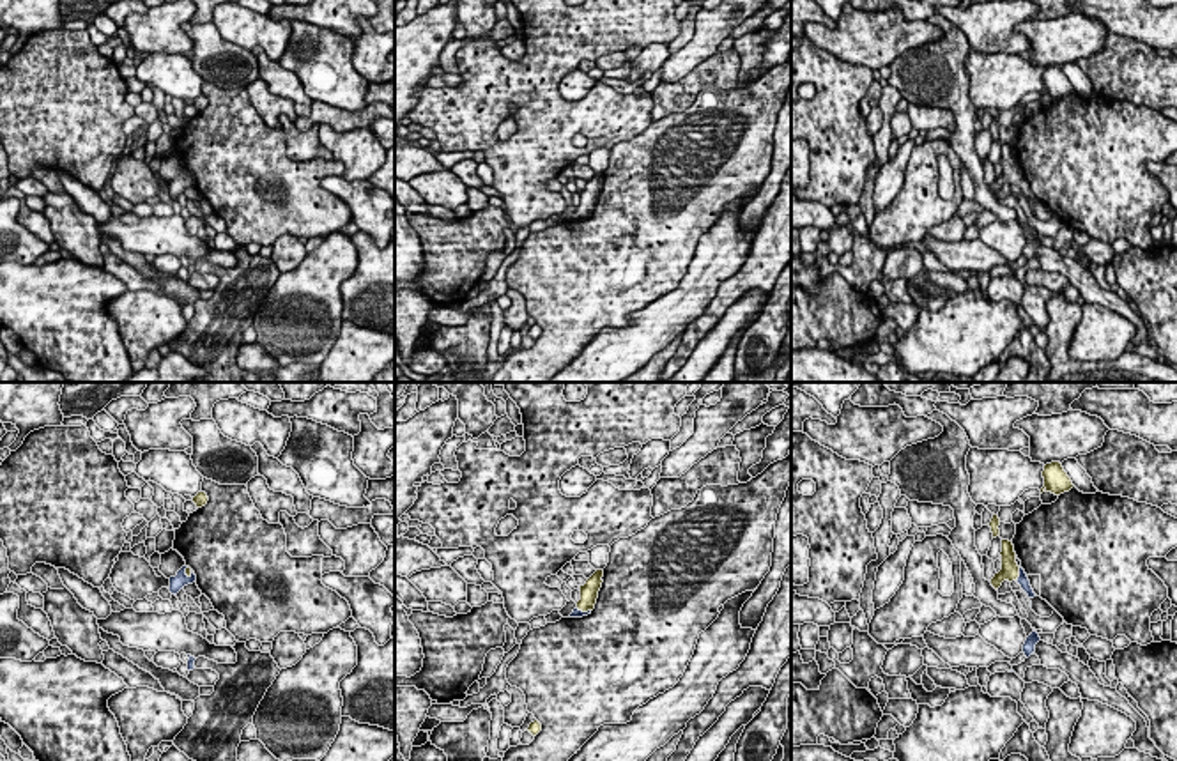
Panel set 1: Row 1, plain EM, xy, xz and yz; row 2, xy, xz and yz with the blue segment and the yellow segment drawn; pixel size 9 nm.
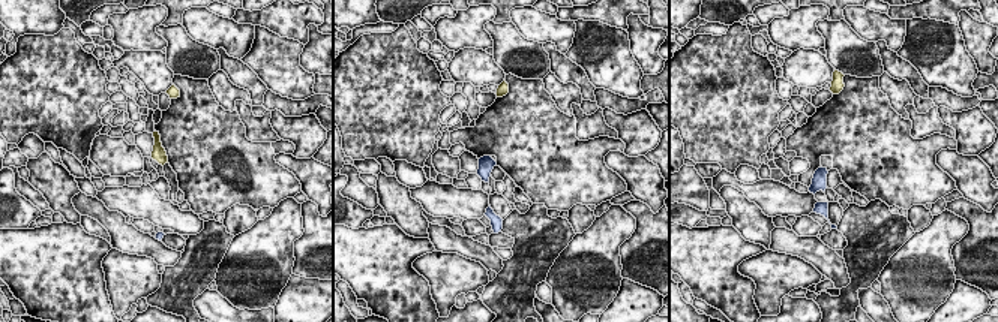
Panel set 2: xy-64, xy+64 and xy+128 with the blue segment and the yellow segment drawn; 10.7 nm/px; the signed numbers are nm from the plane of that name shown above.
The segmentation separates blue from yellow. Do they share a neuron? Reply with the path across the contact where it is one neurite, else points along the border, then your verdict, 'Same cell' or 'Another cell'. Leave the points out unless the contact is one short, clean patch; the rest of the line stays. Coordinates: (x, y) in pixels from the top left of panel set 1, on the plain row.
Path across: yz (1023, 184), (1020, 177), (1009, 174). Same cell

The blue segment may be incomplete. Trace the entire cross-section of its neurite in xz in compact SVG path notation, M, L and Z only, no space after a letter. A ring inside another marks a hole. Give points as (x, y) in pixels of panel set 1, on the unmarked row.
M596 173L584 189L581 189L581 204L577 205L577 211L573 212L573 216L570 218L570 221L582 221L591 218L591 214L595 212L596 202L598 202L598 195L602 191L602 181L604 181L604 173Z

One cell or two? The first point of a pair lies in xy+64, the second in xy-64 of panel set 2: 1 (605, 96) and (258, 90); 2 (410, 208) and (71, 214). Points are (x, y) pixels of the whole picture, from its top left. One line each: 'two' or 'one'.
1: two
2: one

